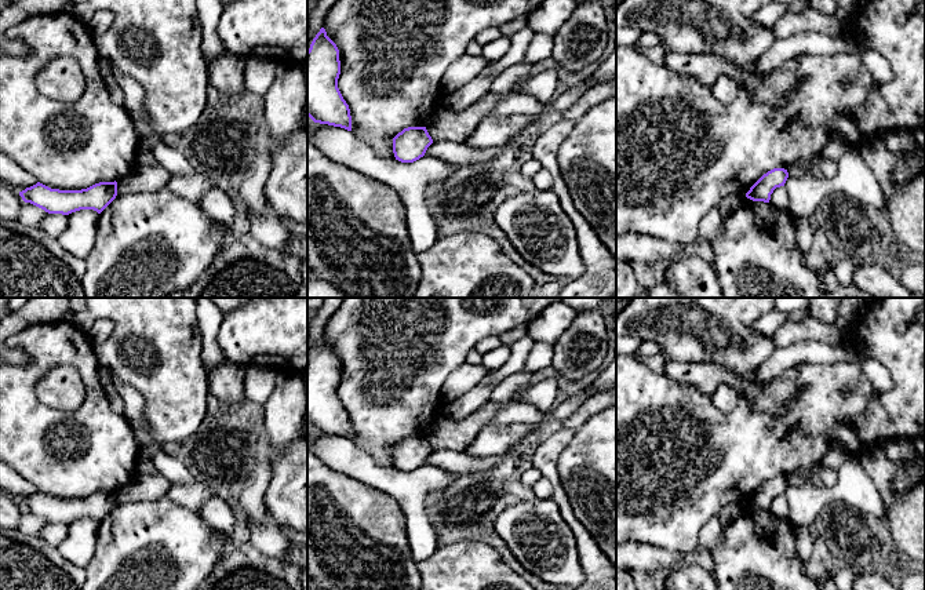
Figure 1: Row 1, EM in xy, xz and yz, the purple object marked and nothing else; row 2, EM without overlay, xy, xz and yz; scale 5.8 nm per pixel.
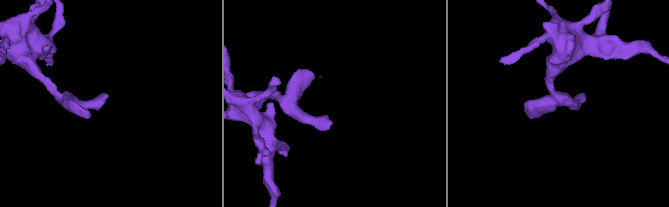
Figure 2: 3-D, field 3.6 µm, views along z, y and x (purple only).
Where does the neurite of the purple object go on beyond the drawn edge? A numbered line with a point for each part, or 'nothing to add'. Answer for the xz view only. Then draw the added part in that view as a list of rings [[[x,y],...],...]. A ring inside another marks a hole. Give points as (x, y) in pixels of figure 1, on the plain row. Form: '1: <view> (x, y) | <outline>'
nothing to add

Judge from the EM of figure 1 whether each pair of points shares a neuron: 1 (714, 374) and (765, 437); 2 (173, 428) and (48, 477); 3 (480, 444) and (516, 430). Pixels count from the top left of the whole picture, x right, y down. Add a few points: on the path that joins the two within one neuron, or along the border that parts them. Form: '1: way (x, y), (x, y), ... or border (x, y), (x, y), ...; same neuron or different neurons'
1: border (739, 394), (756, 410), (768, 411); different neurons
2: border (131, 428), (141, 450); different neurons
3: way (488, 443), (507, 436); same neuron

